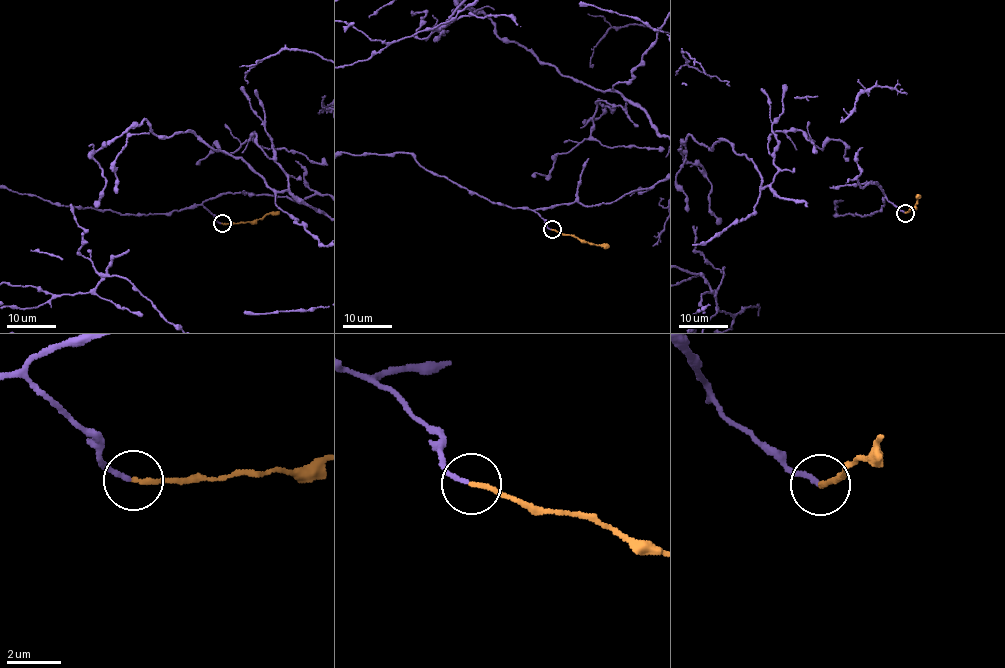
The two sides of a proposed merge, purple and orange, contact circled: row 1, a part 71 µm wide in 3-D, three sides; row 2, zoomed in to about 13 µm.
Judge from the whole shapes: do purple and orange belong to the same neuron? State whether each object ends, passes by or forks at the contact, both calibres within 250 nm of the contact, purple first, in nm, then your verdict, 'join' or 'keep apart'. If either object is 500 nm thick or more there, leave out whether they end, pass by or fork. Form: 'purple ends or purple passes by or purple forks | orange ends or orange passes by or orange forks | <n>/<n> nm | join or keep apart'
purple ends | orange ends | 150/180 nm | join

